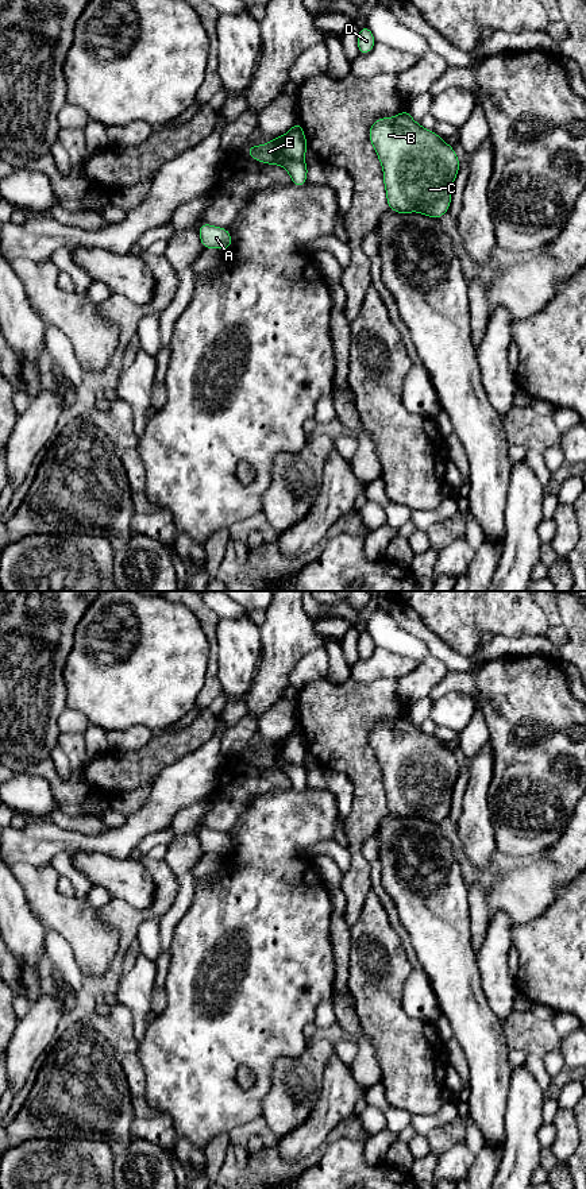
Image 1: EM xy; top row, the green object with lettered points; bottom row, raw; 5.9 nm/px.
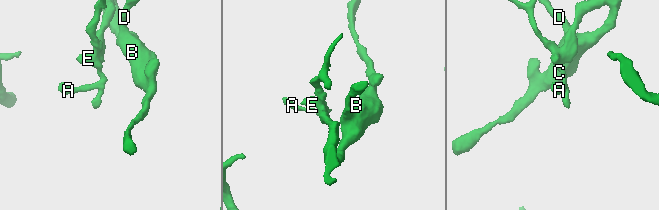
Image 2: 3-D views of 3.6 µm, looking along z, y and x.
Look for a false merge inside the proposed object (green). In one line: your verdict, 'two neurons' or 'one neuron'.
two neurons

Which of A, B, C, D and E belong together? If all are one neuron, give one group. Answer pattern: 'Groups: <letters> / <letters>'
Groups: A E / B C D

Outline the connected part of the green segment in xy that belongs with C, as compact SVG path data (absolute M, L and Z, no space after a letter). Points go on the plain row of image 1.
M408 714L393 722L377 723L370 731L369 744L383 775L389 814L400 819L419 817L432 823L440 823L450 814L452 791L460 771L452 750L416 727Z

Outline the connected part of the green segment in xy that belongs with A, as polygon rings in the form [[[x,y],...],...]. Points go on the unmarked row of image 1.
[[[201,829],[198,831],[198,839],[203,852],[227,854],[231,852],[232,842],[227,833],[215,831],[211,829]]]

